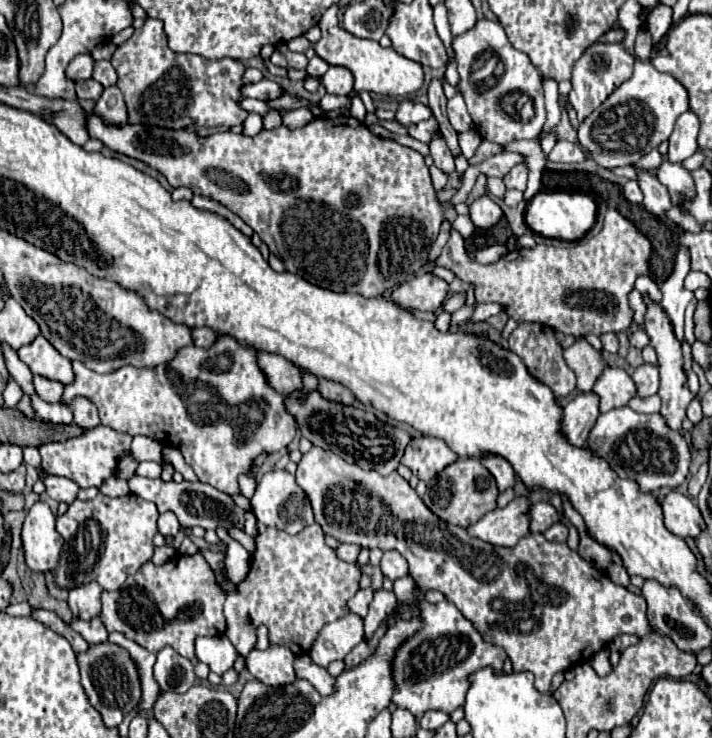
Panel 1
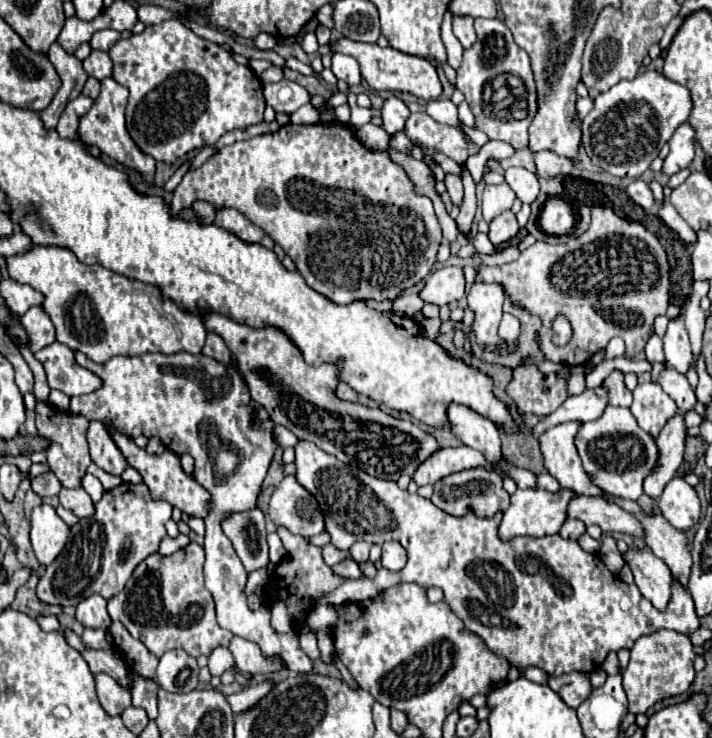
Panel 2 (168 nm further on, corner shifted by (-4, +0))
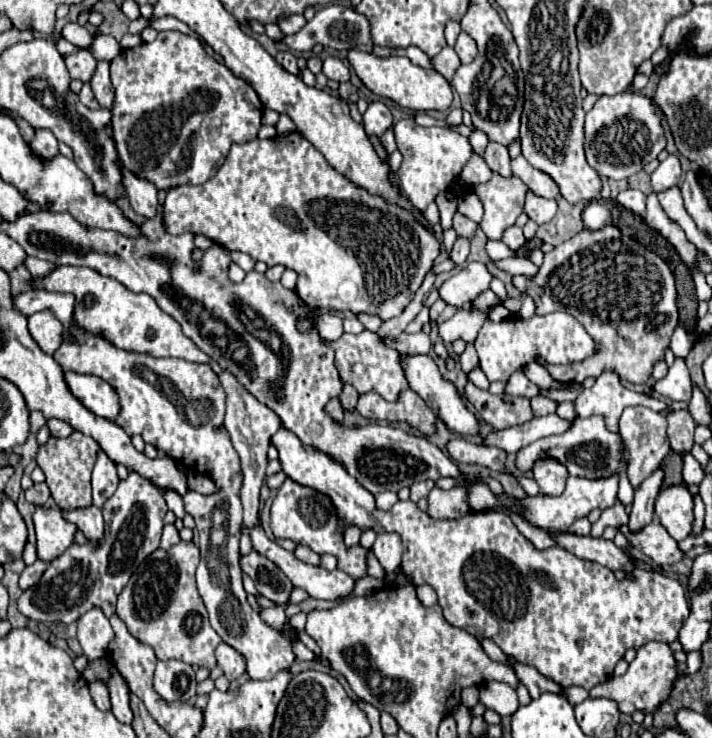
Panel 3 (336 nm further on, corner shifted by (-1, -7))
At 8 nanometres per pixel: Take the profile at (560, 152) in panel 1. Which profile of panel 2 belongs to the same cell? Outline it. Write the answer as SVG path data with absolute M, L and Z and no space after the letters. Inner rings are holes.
M537 152L535 166L541 176L557 176L569 174L573 170L573 160L565 160L565 156L557 156L557 152Z

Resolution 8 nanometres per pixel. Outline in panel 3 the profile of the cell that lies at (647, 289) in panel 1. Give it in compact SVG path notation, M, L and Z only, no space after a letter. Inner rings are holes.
M678 327L678 329L674 331L674 335L672 335L672 341L670 341L672 353L674 353L676 357L680 357L680 359L686 359L692 347L694 347L694 341L690 339L690 335L688 335L682 327Z

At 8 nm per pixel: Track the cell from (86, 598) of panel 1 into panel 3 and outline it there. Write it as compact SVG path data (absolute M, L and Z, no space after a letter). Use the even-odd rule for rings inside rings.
M90 609L78 619L78 641L90 663L106 655L106 647L112 639L112 625L100 609Z

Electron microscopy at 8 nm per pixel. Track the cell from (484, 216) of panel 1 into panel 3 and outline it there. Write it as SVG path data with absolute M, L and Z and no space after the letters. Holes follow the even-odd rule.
M516 225L510 227L510 229L506 229L502 241L504 241L510 249L514 249L514 251L518 251L518 249L526 243L526 239L524 239L524 235L522 235L522 229L516 227Z

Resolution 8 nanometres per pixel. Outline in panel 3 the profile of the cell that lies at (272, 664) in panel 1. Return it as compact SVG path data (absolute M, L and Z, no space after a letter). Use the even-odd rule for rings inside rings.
M222 642L216 647L216 661L225 677L231 681L242 675L246 670L246 663L236 649Z

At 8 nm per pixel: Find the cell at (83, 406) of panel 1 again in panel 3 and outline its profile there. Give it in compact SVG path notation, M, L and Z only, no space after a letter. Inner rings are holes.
M102 451L98 455L98 461L96 461L96 467L94 467L94 473L92 473L92 497L94 497L94 505L98 509L102 509L106 499L110 499L114 495L116 485L118 485L116 465Z

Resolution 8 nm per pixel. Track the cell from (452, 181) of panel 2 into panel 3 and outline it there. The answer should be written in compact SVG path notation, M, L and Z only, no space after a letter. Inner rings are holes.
M460 213L454 215L454 231L456 231L458 237L464 237L464 239L472 241L474 235L476 235L476 229L478 229L478 225L474 221L470 221L468 217L464 217Z

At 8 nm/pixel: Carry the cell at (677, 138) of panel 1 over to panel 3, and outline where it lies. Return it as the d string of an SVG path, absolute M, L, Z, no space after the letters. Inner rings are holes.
M668 155L668 159L664 159L658 165L658 169L652 173L650 185L652 185L654 193L660 193L660 191L666 191L670 187L676 187L680 181L680 175L682 175L682 169L680 169L678 157Z

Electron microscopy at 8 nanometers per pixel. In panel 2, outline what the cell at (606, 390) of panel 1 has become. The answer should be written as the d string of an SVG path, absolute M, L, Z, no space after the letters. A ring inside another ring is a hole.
M605 386L585 390L577 396L569 396L553 414L549 414L543 422L539 422L531 430L531 434L537 438L547 428L561 424L561 422L569 422L569 420L579 420L579 422L597 420L601 416L601 412L605 412L605 408L607 408L607 396L609 396L609 392Z

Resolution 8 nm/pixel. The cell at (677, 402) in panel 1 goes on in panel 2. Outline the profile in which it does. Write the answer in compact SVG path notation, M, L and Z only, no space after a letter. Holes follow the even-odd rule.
M681 412L673 414L673 420L665 424L657 438L657 448L659 448L659 468L645 480L643 488L645 494L651 498L659 498L665 484L677 474L677 468L683 462L683 452L685 452L685 438L687 438L687 426L683 420Z

